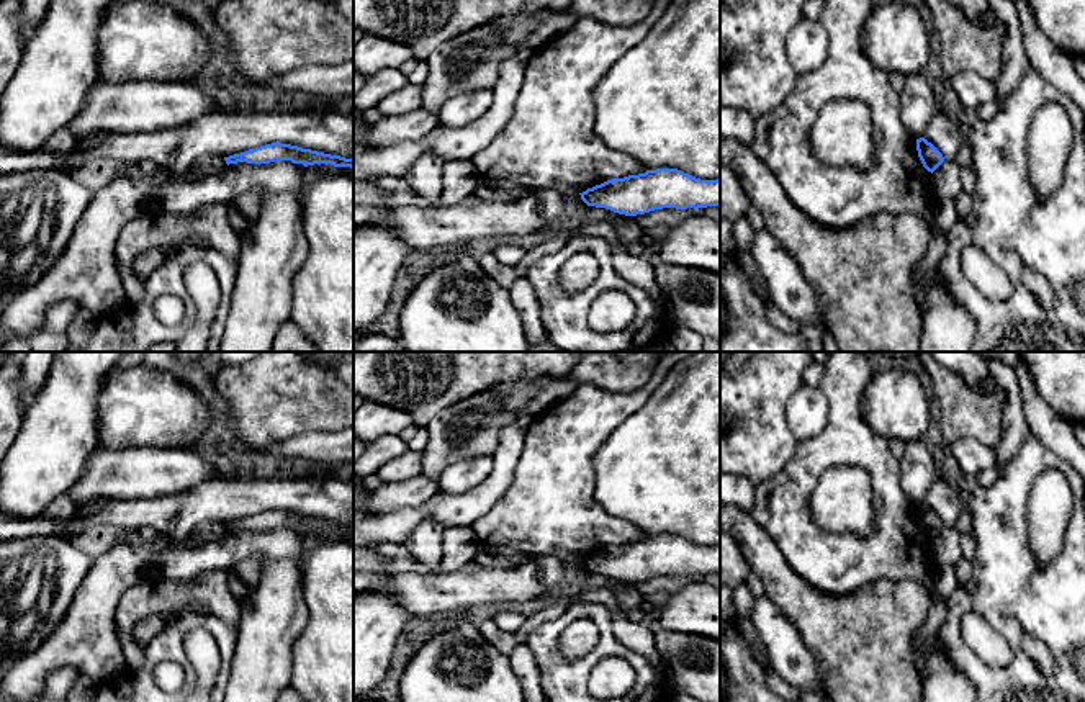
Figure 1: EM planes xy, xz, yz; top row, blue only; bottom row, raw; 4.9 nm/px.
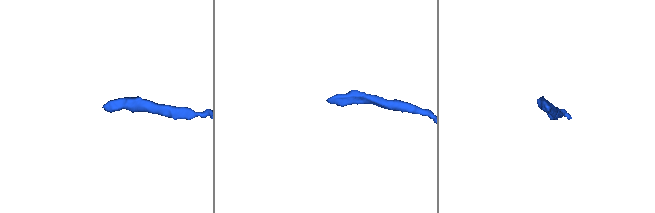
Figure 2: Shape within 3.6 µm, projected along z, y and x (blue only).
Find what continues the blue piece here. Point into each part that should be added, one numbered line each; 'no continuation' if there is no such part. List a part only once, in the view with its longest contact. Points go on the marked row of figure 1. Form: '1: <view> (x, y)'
no continuation

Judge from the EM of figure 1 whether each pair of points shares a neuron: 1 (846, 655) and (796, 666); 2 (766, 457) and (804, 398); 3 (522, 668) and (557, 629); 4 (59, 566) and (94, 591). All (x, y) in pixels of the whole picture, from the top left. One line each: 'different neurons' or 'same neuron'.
1: different neurons
2: different neurons
3: different neurons
4: different neurons

